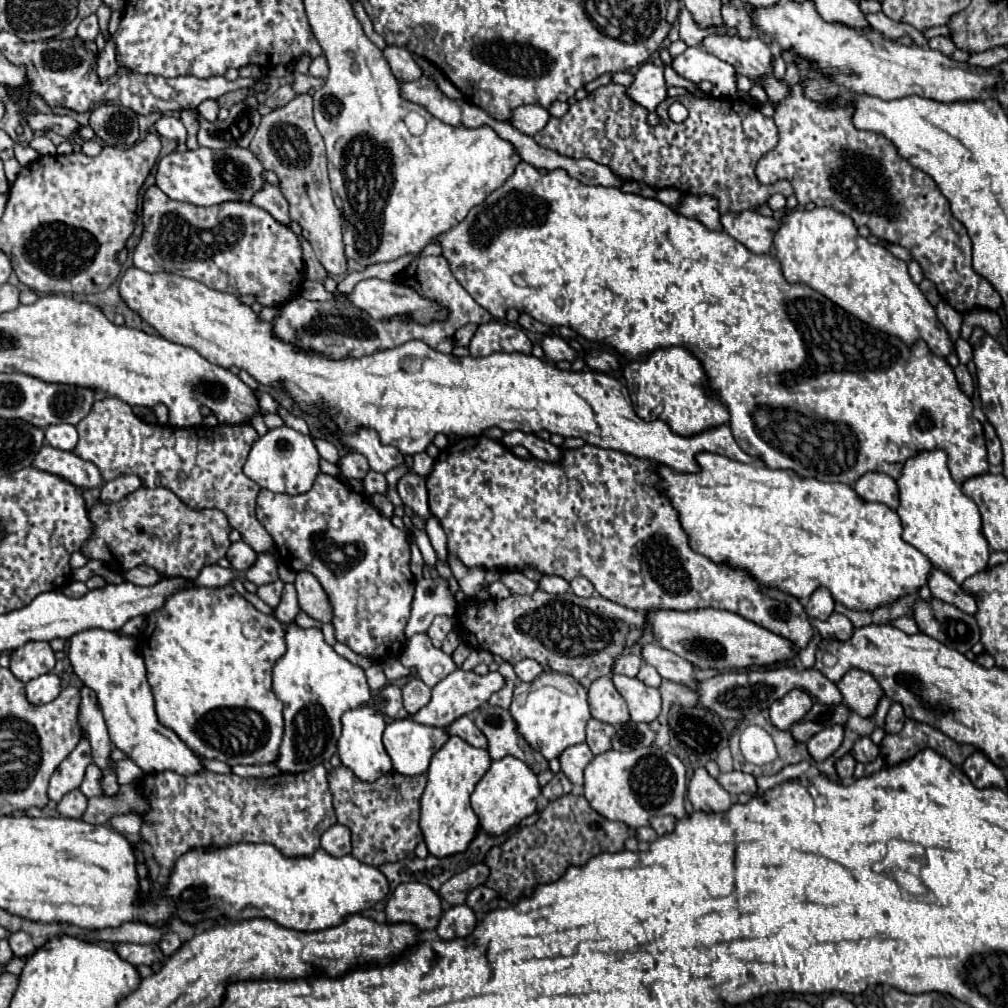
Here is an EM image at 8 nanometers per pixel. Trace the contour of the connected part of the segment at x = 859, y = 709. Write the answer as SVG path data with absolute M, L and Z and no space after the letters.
M851 670L847 672L837 688L843 694L843 702L851 708L851 712L857 712L859 716L873 716L877 710L879 700L883 698L883 690L879 682L863 670Z

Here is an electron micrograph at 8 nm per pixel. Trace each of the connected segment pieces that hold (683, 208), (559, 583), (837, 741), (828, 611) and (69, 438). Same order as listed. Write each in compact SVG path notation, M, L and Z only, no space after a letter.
M689 194L681 206L677 206L677 212L681 212L683 216L695 218L701 224L705 224L709 230L719 230L719 210L717 210L719 202L713 196L693 196Z
M545 574L537 584L539 584L539 590L549 592L549 594L561 594L561 592L569 590L569 582L559 578L559 576L547 576Z
M831 726L821 730L819 734L815 734L809 742L807 742L807 752L811 754L811 758L815 762L823 762L825 758L829 758L844 740L845 727Z
M817 588L811 598L805 604L805 612L809 618L819 618L819 620L827 620L833 614L833 598L831 592L827 588Z
M51 424L45 428L45 440L59 450L73 450L77 444L77 428L73 424Z

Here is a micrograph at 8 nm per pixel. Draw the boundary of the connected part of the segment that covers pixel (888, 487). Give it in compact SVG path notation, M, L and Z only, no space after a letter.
M869 472L869 474L861 476L853 488L867 502L887 504L891 510L897 510L897 506L899 506L899 488L897 488L895 480L887 474Z

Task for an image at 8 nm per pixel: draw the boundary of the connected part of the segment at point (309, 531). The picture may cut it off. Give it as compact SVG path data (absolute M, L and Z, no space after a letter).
M319 474L313 488L299 496L261 490L257 496L257 520L273 536L281 562L295 572L311 572L321 582L333 606L333 626L339 642L377 662L397 656L399 646L405 644L405 624L415 590L415 580L409 570L411 552L403 530L395 528L367 498L329 474Z

